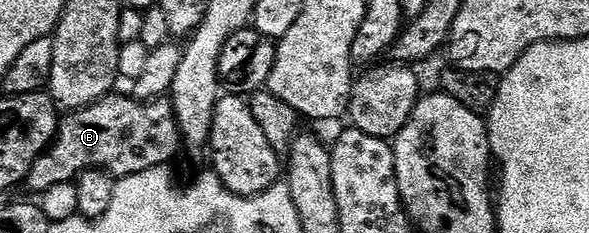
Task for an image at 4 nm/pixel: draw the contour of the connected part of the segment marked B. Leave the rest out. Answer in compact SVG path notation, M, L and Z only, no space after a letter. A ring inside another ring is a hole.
M110 95L86 109L68 114L45 154L31 167L27 186L34 195L51 191L57 183L76 182L88 169L103 169L114 178L135 175L151 167L169 165L183 142L177 126L173 102L169 99L138 101L132 95Z

